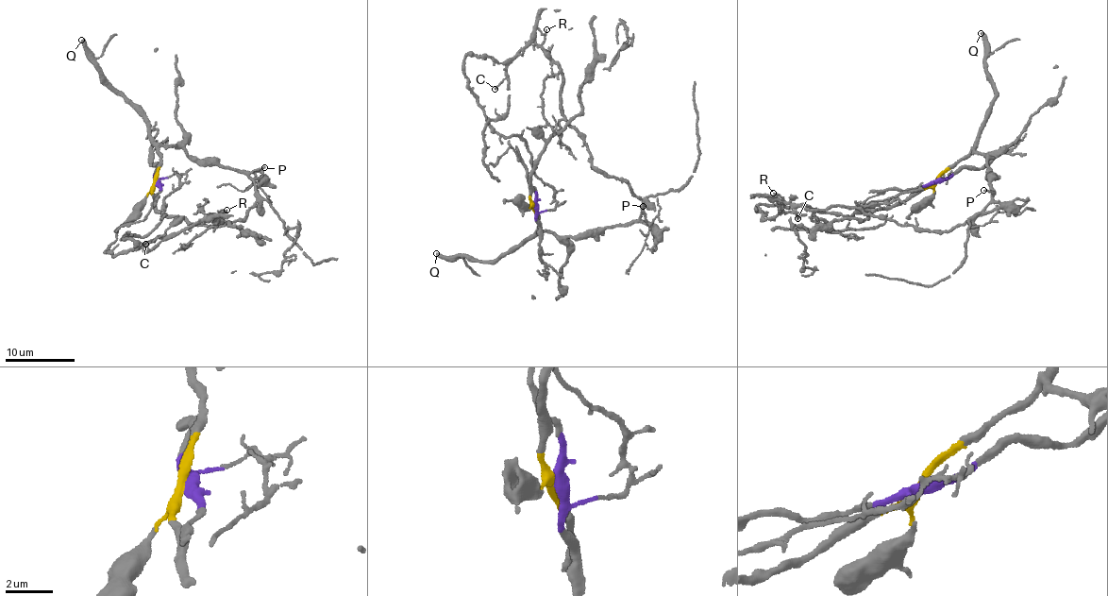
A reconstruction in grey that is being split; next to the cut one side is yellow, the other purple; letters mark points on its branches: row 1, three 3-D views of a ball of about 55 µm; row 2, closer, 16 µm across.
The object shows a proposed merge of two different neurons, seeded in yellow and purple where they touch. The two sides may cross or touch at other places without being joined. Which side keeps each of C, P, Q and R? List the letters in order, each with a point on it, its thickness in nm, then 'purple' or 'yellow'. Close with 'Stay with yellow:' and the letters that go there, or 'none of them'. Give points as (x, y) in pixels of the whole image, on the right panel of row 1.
C: at (797, 218); 140 nm thick; purple
P: at (983, 190); 130 nm thick; yellow
Q: at (981, 33); 400 nm thick; yellow
R: at (773, 193); 70 nm thick; purple
Stay with yellow: P, Q

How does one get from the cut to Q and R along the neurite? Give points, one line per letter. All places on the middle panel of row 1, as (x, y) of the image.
Q: (533, 206), (538, 225), (528, 237), (490, 262), (436, 253)
R: (533, 206), (553, 210), (555, 191), (527, 144), (495, 131), (464, 63), (510, 62), (545, 29)

